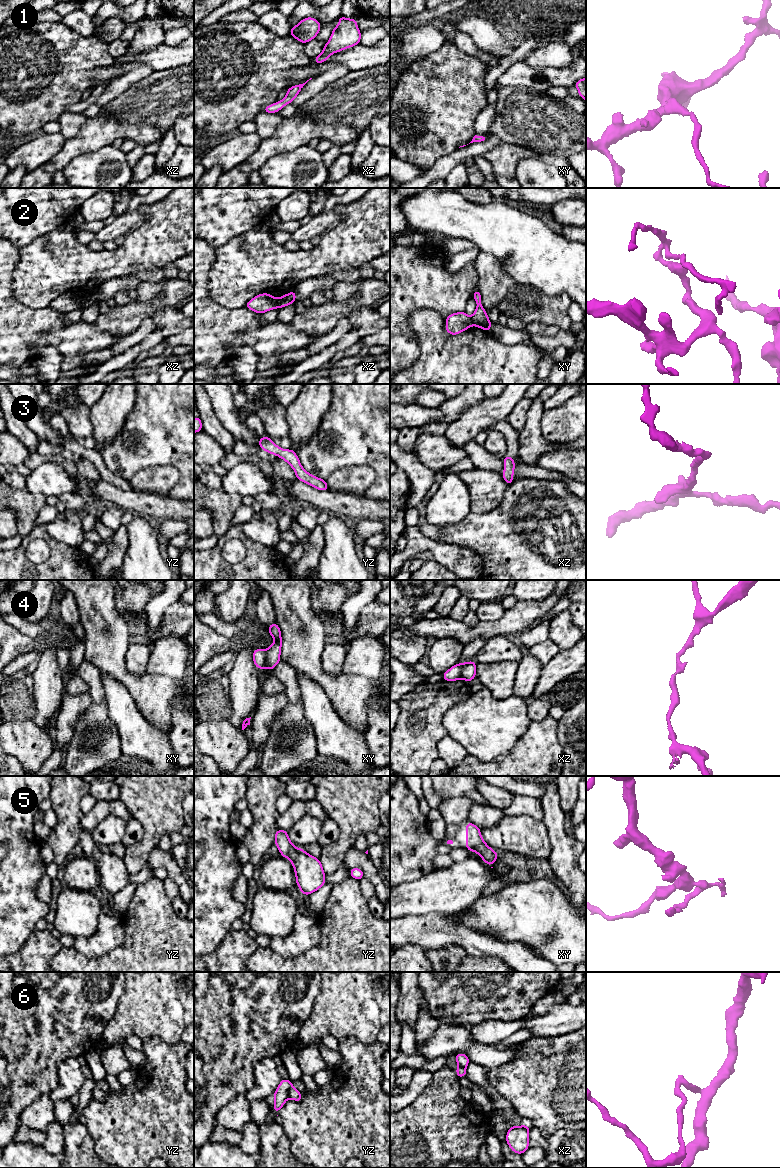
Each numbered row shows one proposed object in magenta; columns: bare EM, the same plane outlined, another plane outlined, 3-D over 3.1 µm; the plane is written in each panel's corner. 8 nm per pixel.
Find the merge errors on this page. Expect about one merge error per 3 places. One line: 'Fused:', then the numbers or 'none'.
Fused: 2, 4, 6

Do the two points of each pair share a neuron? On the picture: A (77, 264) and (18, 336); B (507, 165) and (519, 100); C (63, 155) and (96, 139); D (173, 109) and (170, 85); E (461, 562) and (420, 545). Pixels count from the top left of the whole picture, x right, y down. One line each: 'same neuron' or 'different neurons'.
A: different neurons
B: different neurons
C: same neuron
D: same neuron
E: same neuron

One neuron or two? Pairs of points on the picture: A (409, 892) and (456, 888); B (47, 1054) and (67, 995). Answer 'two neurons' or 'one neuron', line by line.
A: one neuron
B: one neuron

